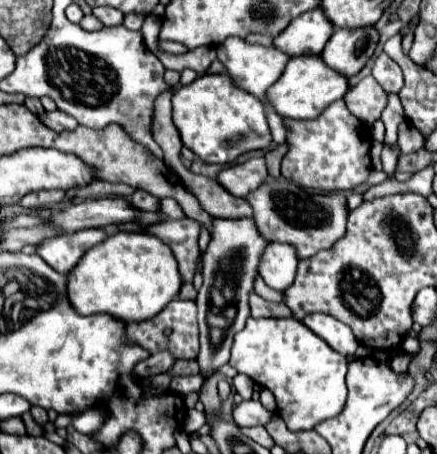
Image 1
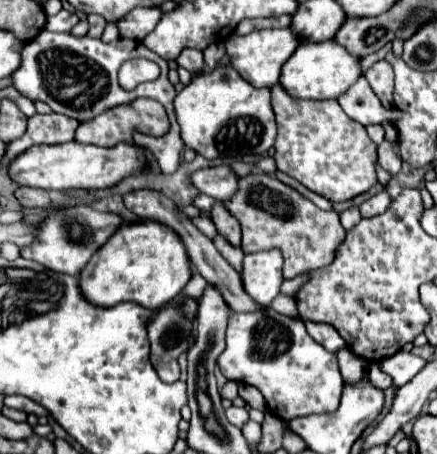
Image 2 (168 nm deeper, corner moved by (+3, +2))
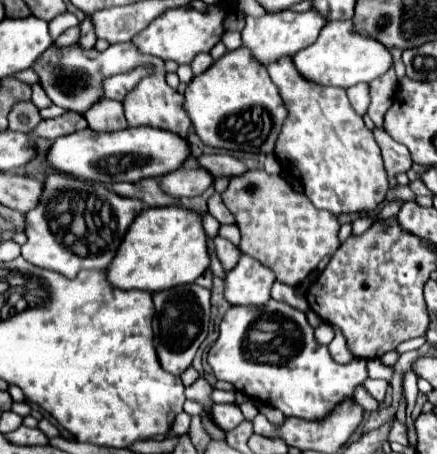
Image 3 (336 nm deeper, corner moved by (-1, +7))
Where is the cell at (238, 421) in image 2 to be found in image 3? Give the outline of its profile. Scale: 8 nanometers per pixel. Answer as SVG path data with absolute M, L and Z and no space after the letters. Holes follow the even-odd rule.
M214 404L212 416L214 416L216 424L220 428L224 428L226 432L236 428L244 420L244 414L242 414L242 410L236 404Z

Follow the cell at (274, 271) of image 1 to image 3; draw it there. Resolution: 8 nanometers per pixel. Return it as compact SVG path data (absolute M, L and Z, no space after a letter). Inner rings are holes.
M242 254L238 264L226 276L226 300L240 306L258 306L270 300L276 274L266 264Z

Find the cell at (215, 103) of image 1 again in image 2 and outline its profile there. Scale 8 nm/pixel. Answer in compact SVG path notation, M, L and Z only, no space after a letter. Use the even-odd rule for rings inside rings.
M218 65L214 71L204 71L176 95L174 99L176 107L176 117L180 123L182 139L184 143L200 153L206 159L216 159L216 157L234 157L234 155L266 155L268 149L276 141L276 125L274 125L274 111L270 105L270 89L256 89L248 81L240 77L232 65Z

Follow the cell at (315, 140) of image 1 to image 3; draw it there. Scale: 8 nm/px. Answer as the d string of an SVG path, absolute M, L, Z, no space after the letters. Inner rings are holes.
M278 60L278 64L268 64L272 82L280 88L280 96L288 110L282 132L276 140L276 158L286 174L302 182L304 194L322 210L332 214L342 212L372 212L386 196L388 174L380 156L380 148L374 140L374 134L366 128L364 120L352 110L344 88L318 88L308 80L302 80L294 72L292 60Z

